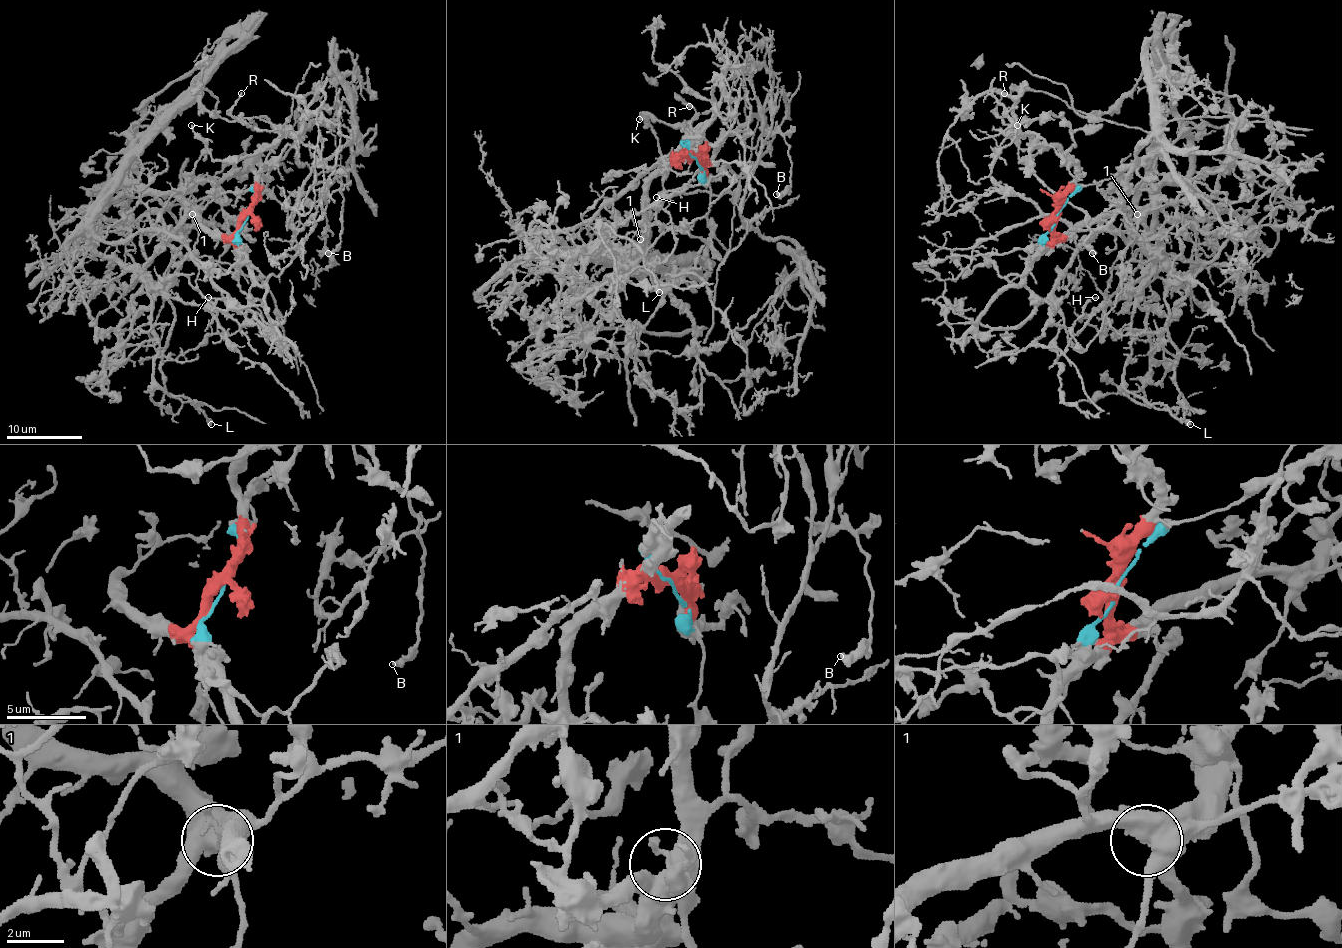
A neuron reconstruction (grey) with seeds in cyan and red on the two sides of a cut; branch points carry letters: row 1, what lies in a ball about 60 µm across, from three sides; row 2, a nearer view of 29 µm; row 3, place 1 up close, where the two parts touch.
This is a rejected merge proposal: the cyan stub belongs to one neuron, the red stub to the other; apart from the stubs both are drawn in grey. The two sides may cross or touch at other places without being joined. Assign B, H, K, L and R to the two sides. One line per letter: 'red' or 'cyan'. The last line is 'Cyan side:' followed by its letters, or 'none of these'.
B: red
H: red
K: red
L: red
R: red
Cyan side: none of these

